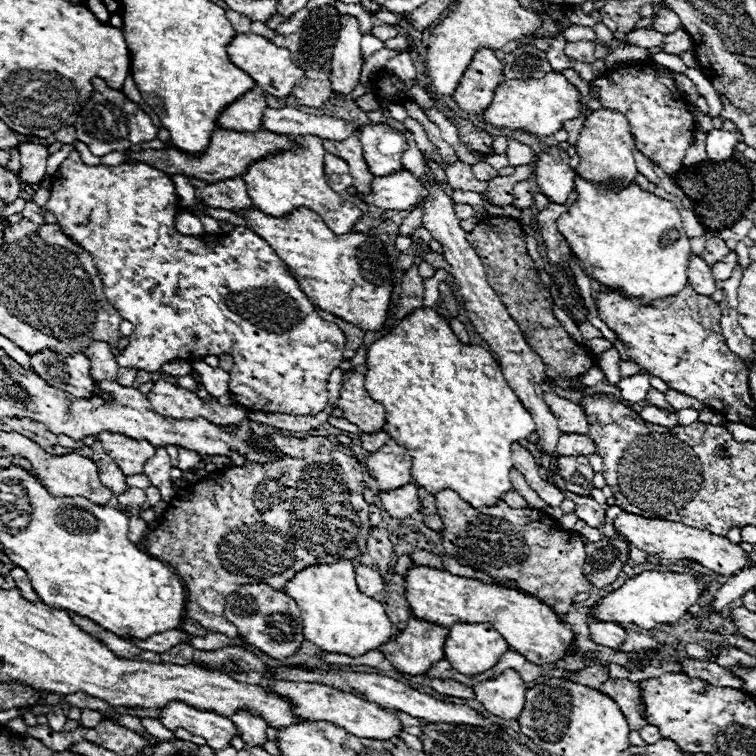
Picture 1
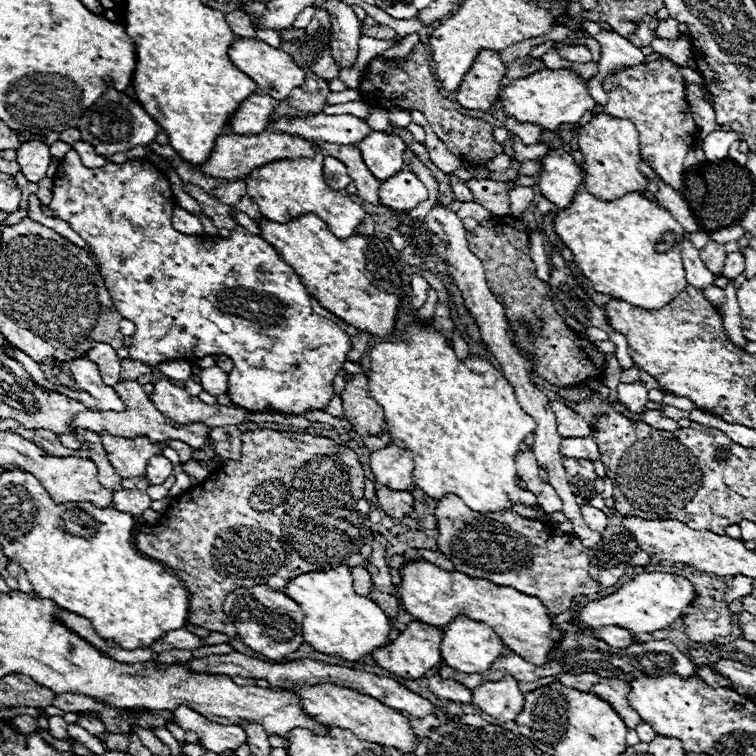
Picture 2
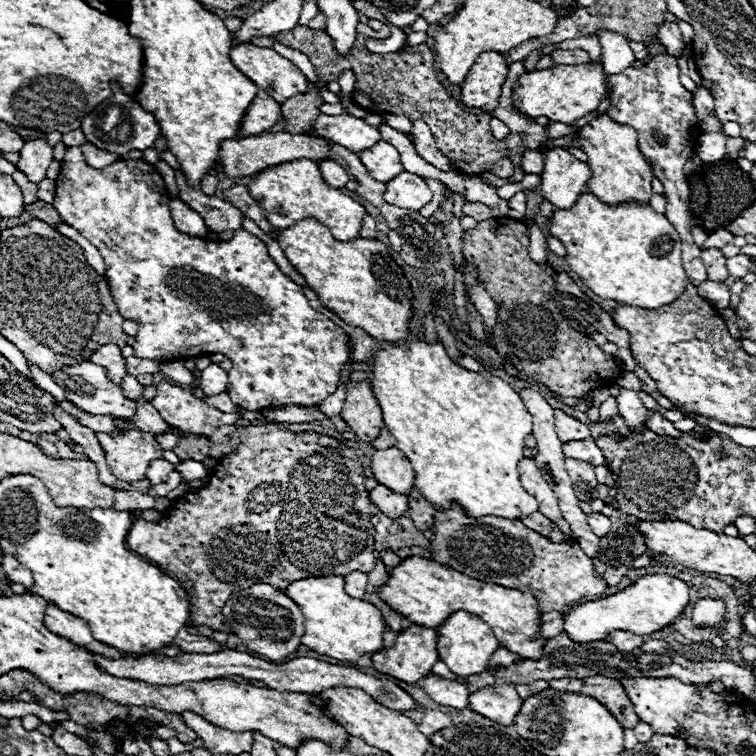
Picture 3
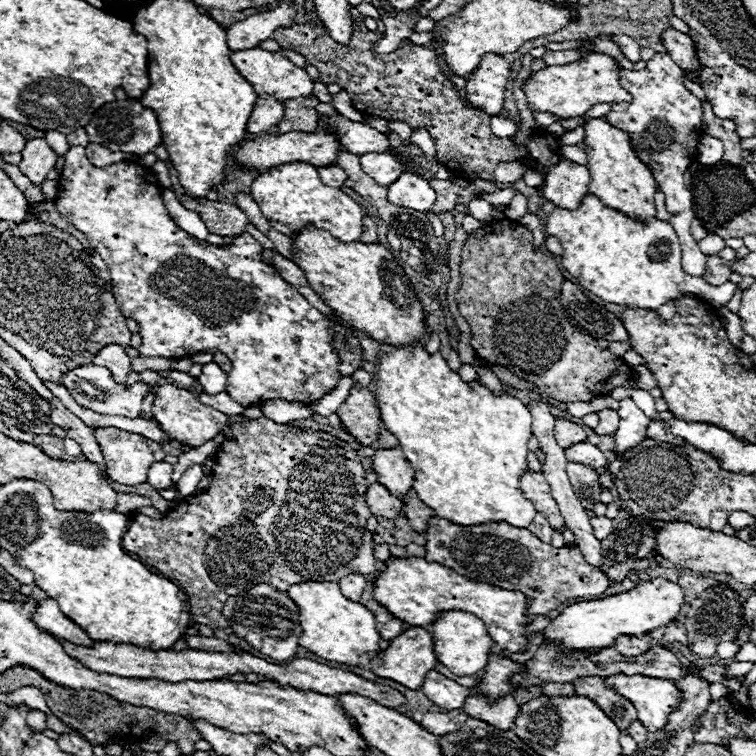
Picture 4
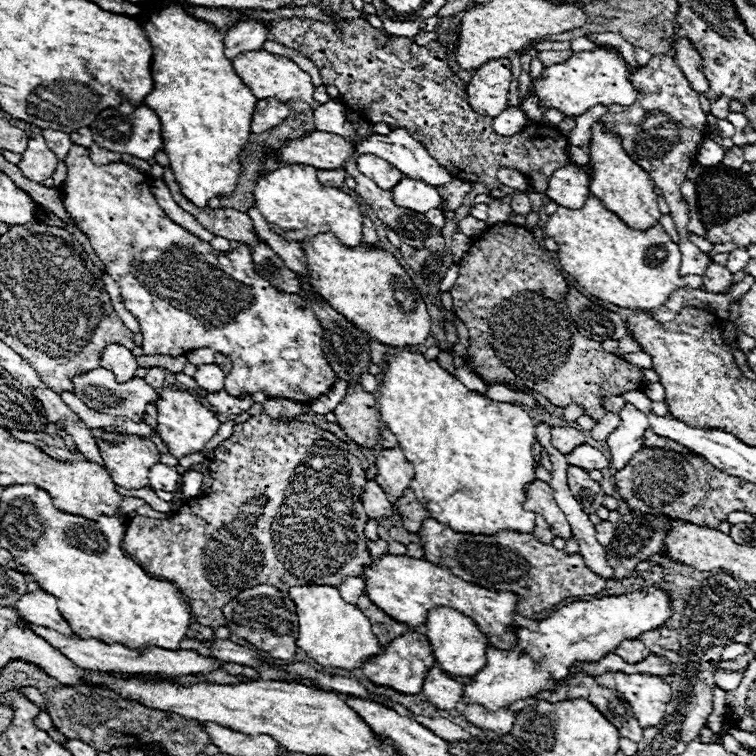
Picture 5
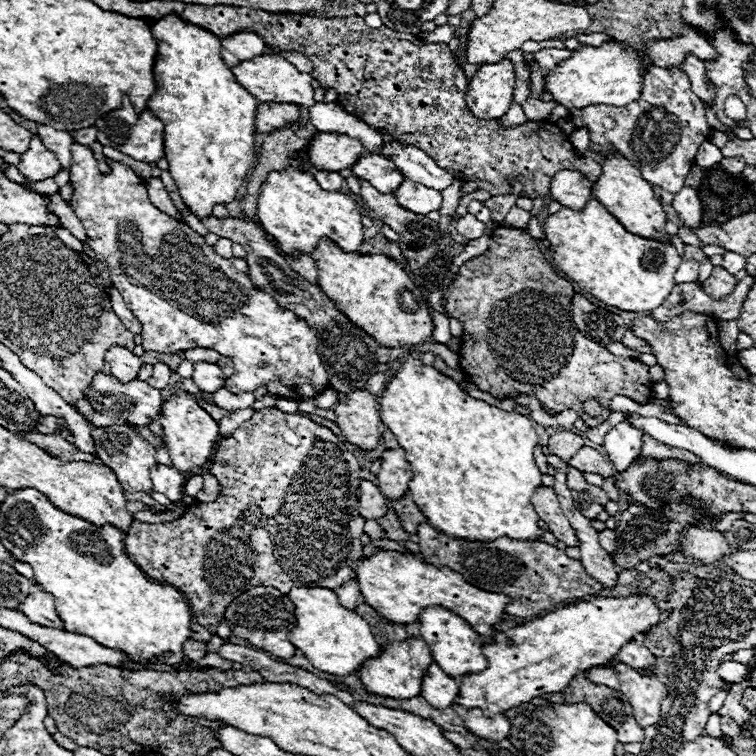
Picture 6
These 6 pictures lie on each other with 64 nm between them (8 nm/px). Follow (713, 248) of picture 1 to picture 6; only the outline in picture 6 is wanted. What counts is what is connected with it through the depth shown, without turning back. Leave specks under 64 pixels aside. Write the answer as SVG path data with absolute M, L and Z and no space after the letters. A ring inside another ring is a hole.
M714 266L712 276L702 282L702 292L720 300L720 298L726 298L736 288L736 284L738 284L738 280L730 272L726 272L720 266Z

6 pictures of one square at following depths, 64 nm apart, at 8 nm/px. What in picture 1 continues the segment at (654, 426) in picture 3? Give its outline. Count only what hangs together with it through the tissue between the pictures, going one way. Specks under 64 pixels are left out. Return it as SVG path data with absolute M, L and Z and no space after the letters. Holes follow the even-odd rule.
M644 406L640 410L640 416L642 416L644 422L652 422L656 426L666 426L666 428L678 426L678 418L674 414L668 414L666 410L656 408L656 406Z

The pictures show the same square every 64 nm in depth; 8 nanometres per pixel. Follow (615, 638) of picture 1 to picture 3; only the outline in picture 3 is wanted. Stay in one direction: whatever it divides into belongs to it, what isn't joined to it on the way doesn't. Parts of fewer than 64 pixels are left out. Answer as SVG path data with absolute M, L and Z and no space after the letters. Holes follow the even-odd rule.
M616 630L614 634L610 634L608 640L610 640L618 650L624 650L624 652L630 652L630 650L634 650L634 648L638 648L638 646L644 644L644 638L642 638L642 636L626 634L626 632L622 632L622 630Z

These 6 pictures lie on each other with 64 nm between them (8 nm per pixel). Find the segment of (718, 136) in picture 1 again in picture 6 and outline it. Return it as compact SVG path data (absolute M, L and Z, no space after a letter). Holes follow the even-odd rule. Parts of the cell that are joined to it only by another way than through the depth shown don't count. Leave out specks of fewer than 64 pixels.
M704 142L700 148L698 148L698 154L696 154L696 164L700 168L710 168L714 164L718 164L722 160L722 154L720 150L712 144L712 142Z

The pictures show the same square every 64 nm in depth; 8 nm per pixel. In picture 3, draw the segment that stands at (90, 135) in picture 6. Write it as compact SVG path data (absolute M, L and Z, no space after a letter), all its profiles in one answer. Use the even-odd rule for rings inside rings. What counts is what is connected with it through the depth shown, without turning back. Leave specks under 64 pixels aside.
M72 130L62 136L62 142L66 146L82 146L82 144L86 144L86 136L82 134L82 130Z

